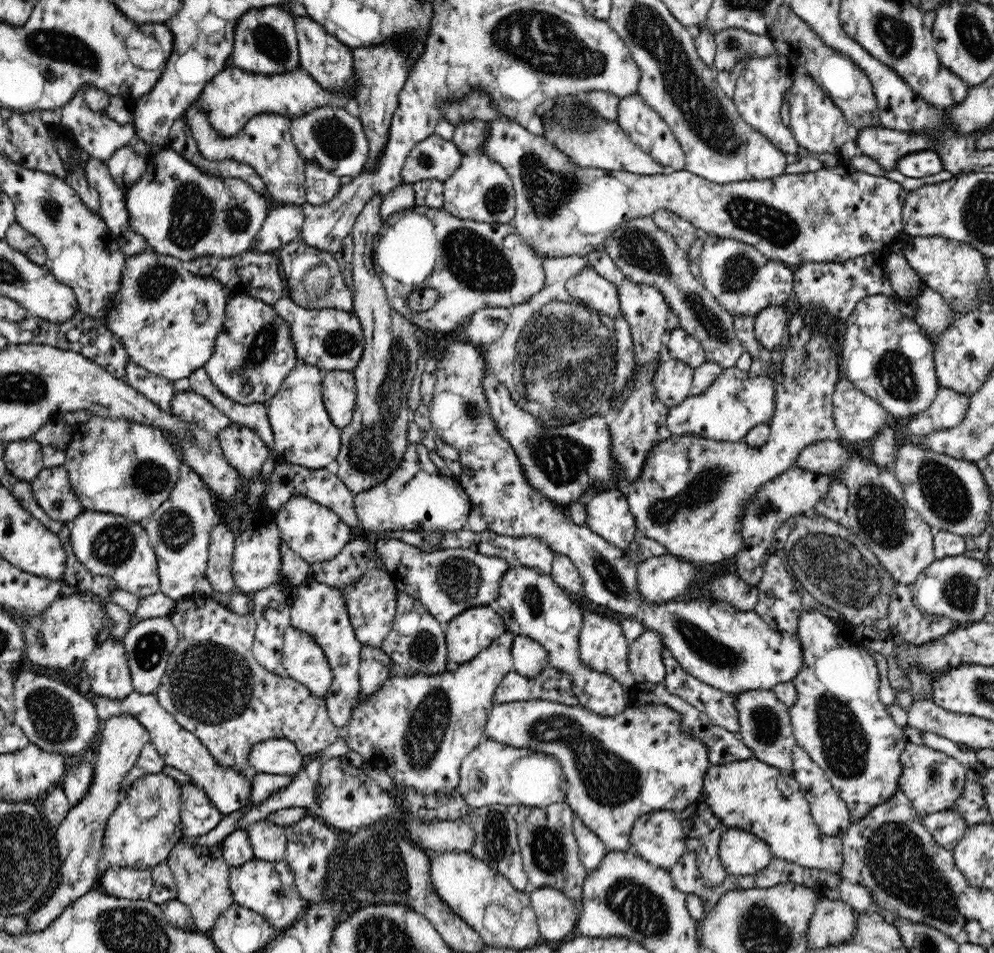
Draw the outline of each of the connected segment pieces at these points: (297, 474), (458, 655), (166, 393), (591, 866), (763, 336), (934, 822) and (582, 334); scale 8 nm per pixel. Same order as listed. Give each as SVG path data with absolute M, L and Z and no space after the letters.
M284 462L278 464L271 474L271 483L266 498L265 505L270 513L275 515L290 502L292 497L304 496L313 502L332 510L350 528L355 528L357 534L364 534L364 528L360 524L360 519L354 509L355 494L340 480L337 474L333 474L324 468L306 468L302 465Z
M488 604L460 612L446 624L450 664L455 667L474 659L507 629L502 617Z
M130 360L126 362L124 380L158 408L171 412L171 401L176 390L174 382L148 372Z
M577 815L573 822L573 831L579 847L579 858L586 872L589 873L596 870L609 852L605 843Z
M792 300L786 305L768 307L755 316L756 340L766 350L777 350L785 342L793 306Z
M955 808L929 814L921 820L938 844L950 850L956 847L968 826L966 819Z
M542 256L546 282L528 302L509 307L510 316L502 336L491 345L483 347L485 360L496 378L504 384L511 398L525 412L532 414L540 424L564 426L597 415L608 382L614 380L617 368L616 333L610 316L590 310L569 295L566 281L589 266L581 256Z

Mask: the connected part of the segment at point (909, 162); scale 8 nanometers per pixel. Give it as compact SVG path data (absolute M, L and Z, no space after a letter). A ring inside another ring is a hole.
M930 149L910 152L896 160L896 165L895 170L910 178L924 178L943 170L940 155Z

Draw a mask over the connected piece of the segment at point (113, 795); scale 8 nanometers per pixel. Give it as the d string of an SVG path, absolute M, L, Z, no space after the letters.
M130 715L113 716L102 723L101 744L98 746L96 759L92 765L90 786L84 798L68 811L64 820L54 830L54 845L58 847L58 854L60 854L62 882L56 888L54 896L28 917L32 931L45 930L53 921L56 921L66 906L79 900L80 896L97 889L100 878L97 864L104 854L103 834L108 819L121 803L120 796L125 795L123 778L135 766L141 750L148 741L148 731L140 725L140 721Z

